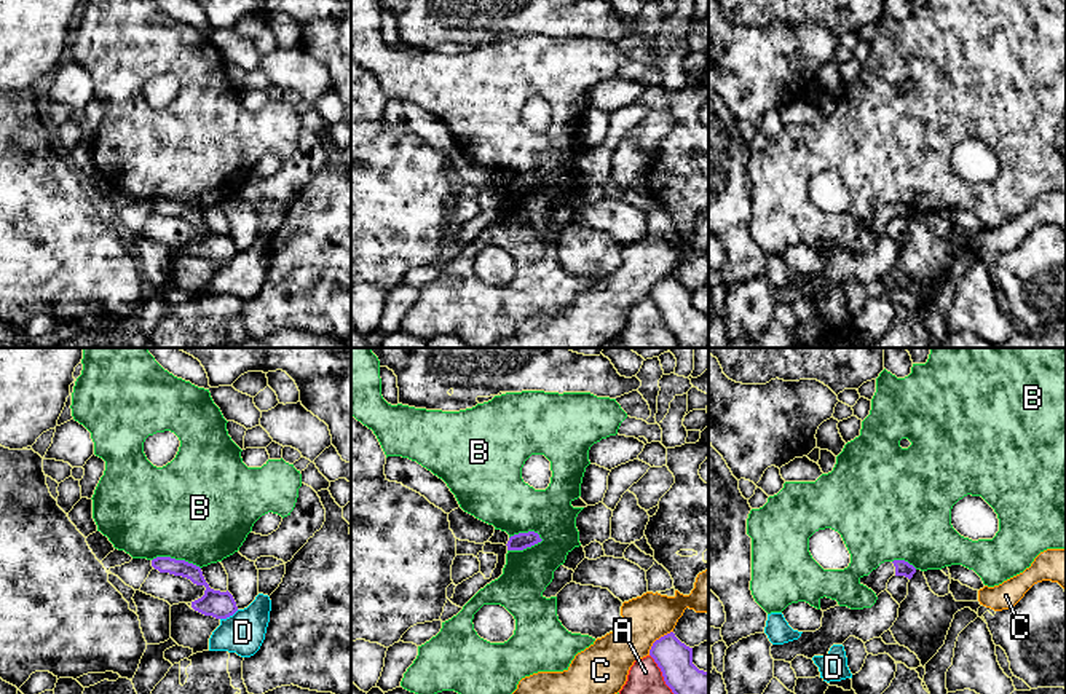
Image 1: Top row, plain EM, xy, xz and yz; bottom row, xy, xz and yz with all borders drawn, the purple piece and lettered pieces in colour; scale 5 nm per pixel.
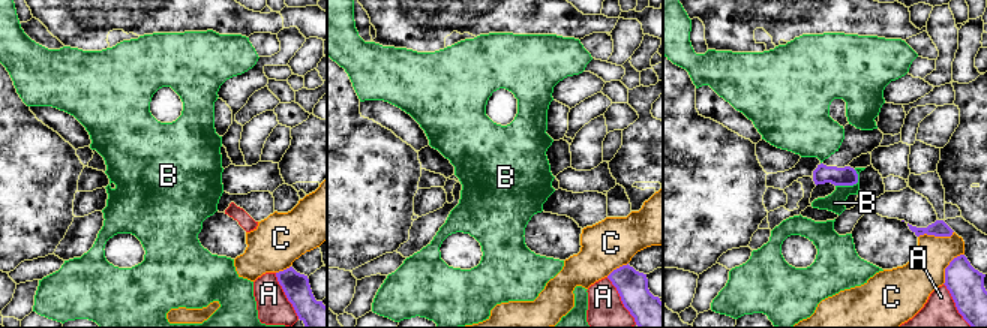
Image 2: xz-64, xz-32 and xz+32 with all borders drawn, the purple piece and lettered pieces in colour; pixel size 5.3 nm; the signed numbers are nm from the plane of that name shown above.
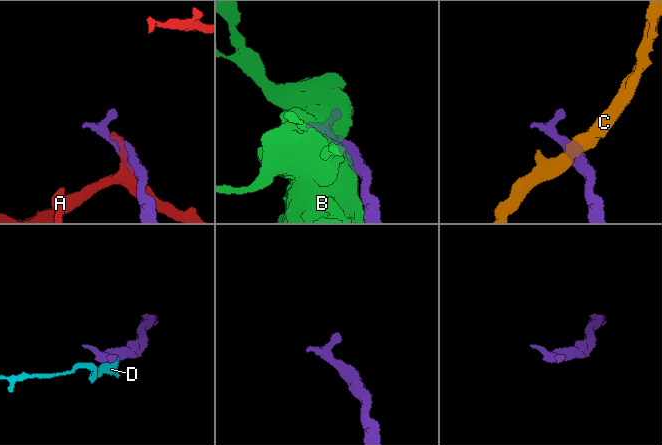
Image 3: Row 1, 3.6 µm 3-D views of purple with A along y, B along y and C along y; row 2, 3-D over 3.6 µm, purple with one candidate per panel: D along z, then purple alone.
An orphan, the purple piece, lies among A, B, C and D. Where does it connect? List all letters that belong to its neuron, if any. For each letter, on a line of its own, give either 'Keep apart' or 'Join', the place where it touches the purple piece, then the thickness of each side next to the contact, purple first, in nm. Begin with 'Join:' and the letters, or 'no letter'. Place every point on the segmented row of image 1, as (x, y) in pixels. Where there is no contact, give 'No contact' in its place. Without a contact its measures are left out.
Join: no letter
A: Keep apart. Touches purple at xz (663, 674). Thickness 180 nm (purple) against 170 nm
B: Keep apart. Touches purple at xz (525, 548). Thickness 90 nm (purple) against 280 nm
C: Keep apart. Touches purple at xz (656, 640). Thickness 180 nm (purple) against 240 nm
D: Keep apart. Touches purple at xy (228, 616). Thickness 140 nm (purple) against 200 nm

